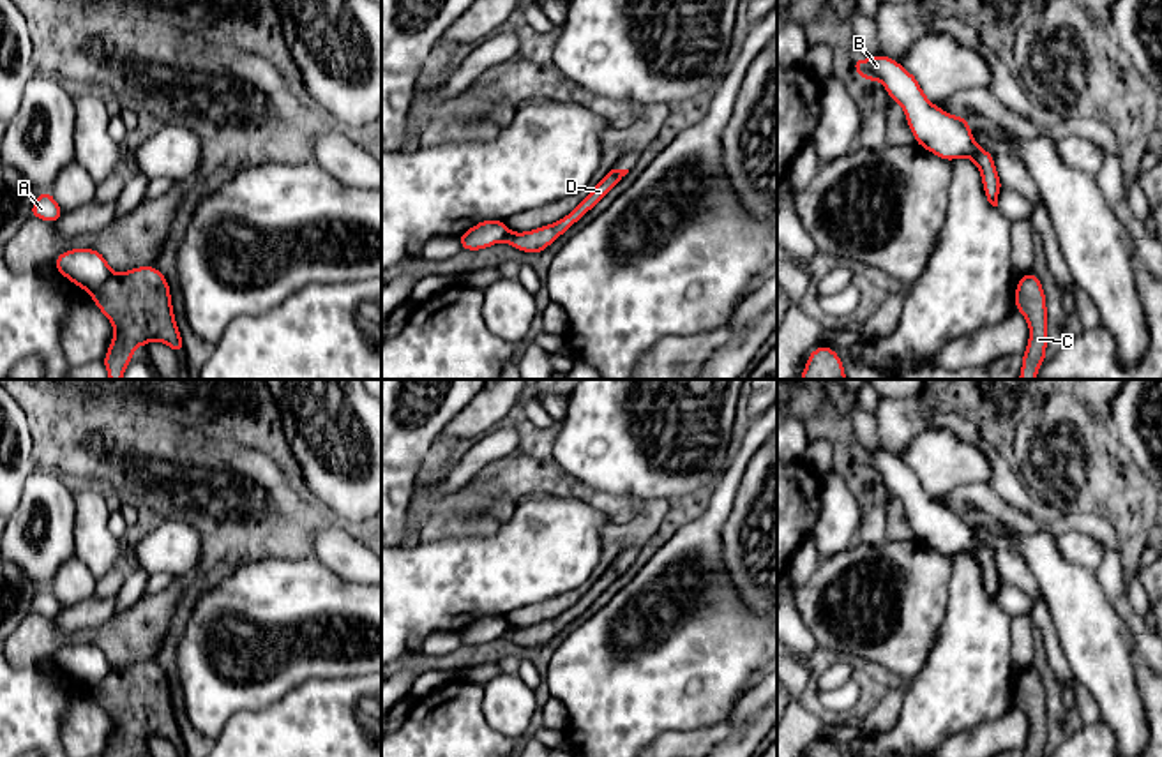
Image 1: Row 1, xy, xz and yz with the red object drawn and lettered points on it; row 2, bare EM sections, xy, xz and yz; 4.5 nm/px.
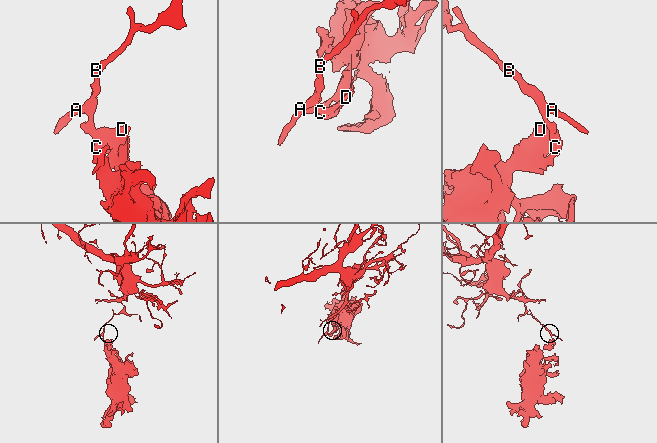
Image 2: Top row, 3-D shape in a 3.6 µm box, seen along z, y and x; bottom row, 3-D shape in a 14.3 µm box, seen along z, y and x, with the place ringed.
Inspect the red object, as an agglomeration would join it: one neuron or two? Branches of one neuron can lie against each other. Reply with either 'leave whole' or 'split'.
split

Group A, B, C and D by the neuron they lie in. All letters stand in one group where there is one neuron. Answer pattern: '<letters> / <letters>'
A B / C D

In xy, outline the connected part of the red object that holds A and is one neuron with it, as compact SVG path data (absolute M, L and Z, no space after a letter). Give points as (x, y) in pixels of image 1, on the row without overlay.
M51 586L39 588L32 605L30 612L37 612L48 618L57 618L64 611L58 598L53 595Z

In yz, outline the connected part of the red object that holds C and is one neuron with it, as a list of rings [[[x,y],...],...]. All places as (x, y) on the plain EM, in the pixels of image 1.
[[[1030,667],[1015,681],[1015,704],[1030,720],[1030,736],[1022,757],[1044,757],[1047,743],[1045,690],[1040,674]]]

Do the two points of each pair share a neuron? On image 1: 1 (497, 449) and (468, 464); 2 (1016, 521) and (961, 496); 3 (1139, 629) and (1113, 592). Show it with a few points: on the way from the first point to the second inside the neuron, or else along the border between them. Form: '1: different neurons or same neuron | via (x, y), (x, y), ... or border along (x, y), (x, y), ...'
1: same neuron | via (490, 449), (475, 459)
2: same neuron | via (1002, 512), (975, 498)
3: same neuron | via (1131, 620), (1120, 600)

